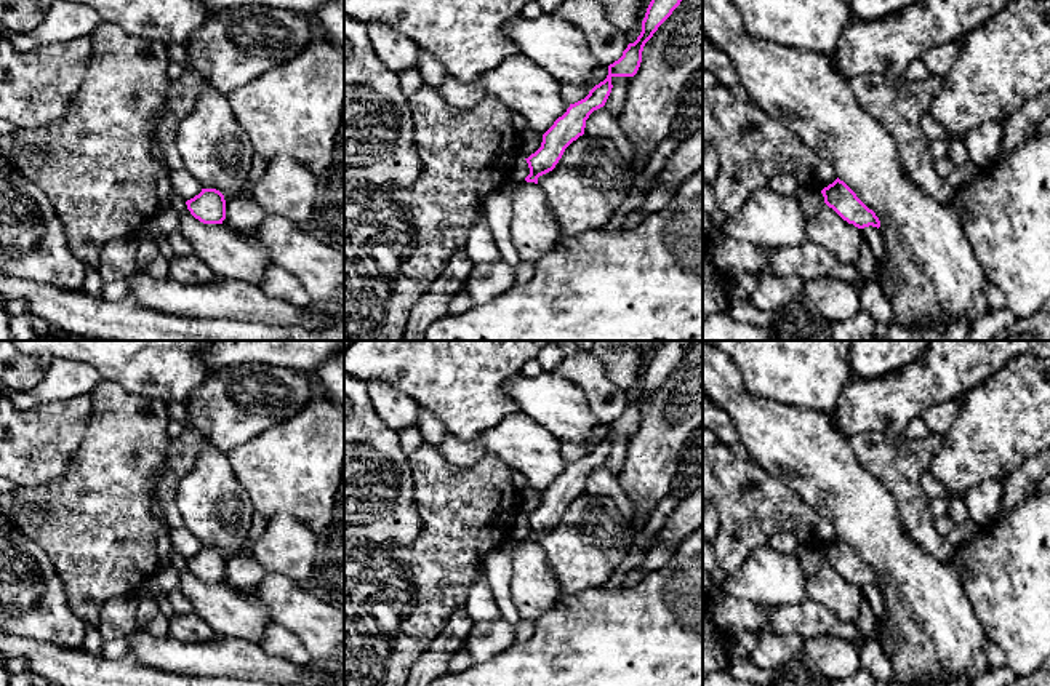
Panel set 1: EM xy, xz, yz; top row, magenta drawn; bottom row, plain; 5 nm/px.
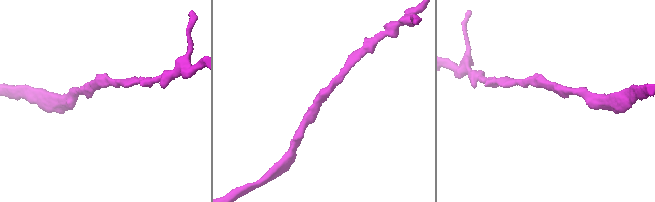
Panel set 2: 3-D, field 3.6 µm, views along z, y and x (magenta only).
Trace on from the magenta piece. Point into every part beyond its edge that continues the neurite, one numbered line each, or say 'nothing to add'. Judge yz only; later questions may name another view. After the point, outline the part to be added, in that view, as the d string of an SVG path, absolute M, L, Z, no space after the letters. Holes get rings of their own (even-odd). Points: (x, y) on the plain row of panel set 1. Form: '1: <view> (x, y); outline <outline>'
nothing to add

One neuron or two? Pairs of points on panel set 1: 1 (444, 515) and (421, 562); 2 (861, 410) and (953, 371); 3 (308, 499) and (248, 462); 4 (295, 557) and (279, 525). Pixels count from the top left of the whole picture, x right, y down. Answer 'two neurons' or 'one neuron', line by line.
1: one neuron
2: one neuron
3: one neuron
4: one neuron

